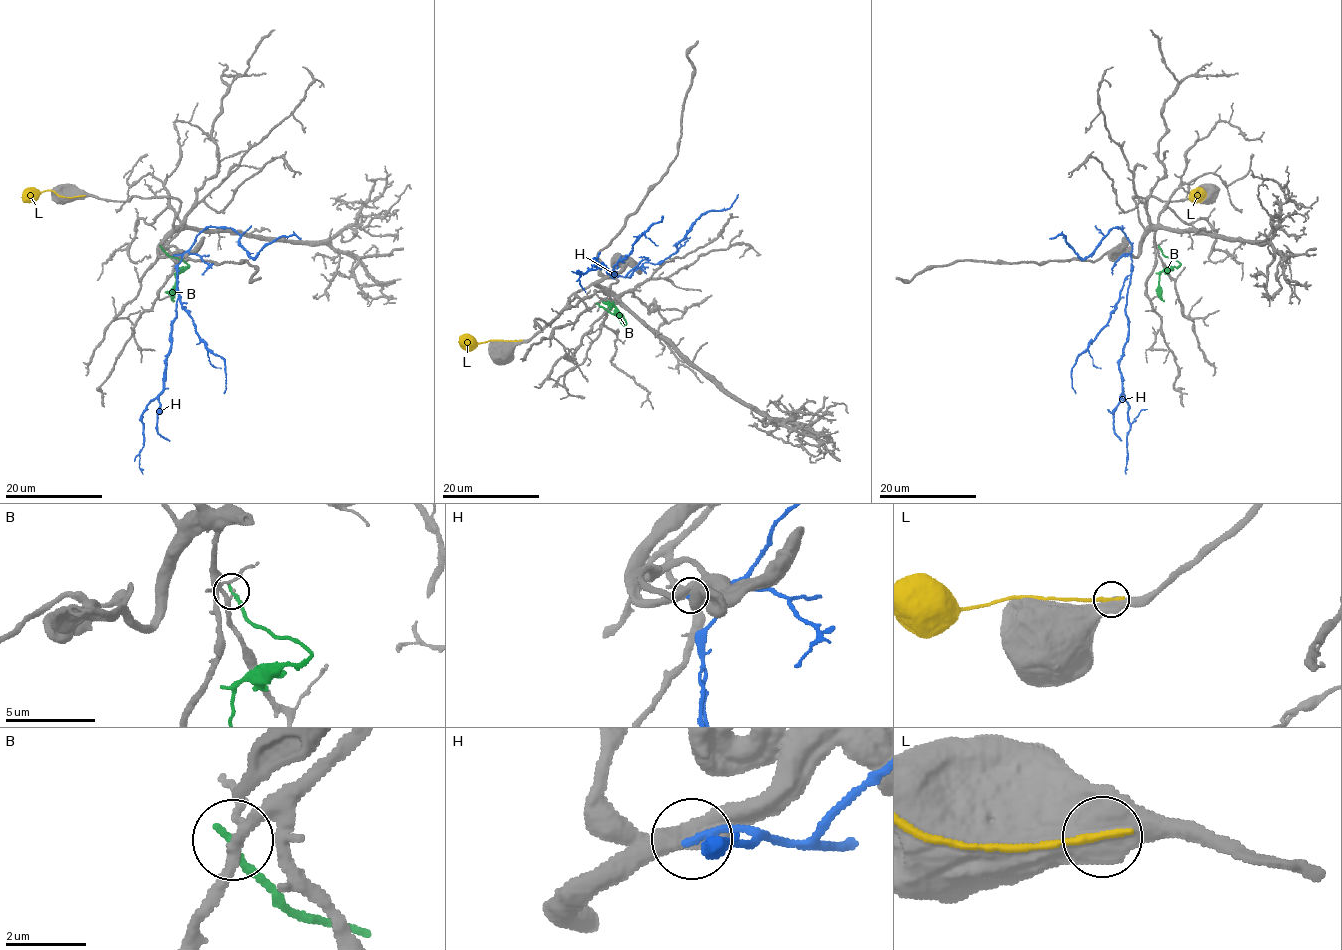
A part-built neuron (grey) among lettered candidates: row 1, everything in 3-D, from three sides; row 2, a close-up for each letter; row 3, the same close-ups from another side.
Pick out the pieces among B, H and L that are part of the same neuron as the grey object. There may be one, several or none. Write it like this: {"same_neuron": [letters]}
{"same_neuron": ["H"]}

